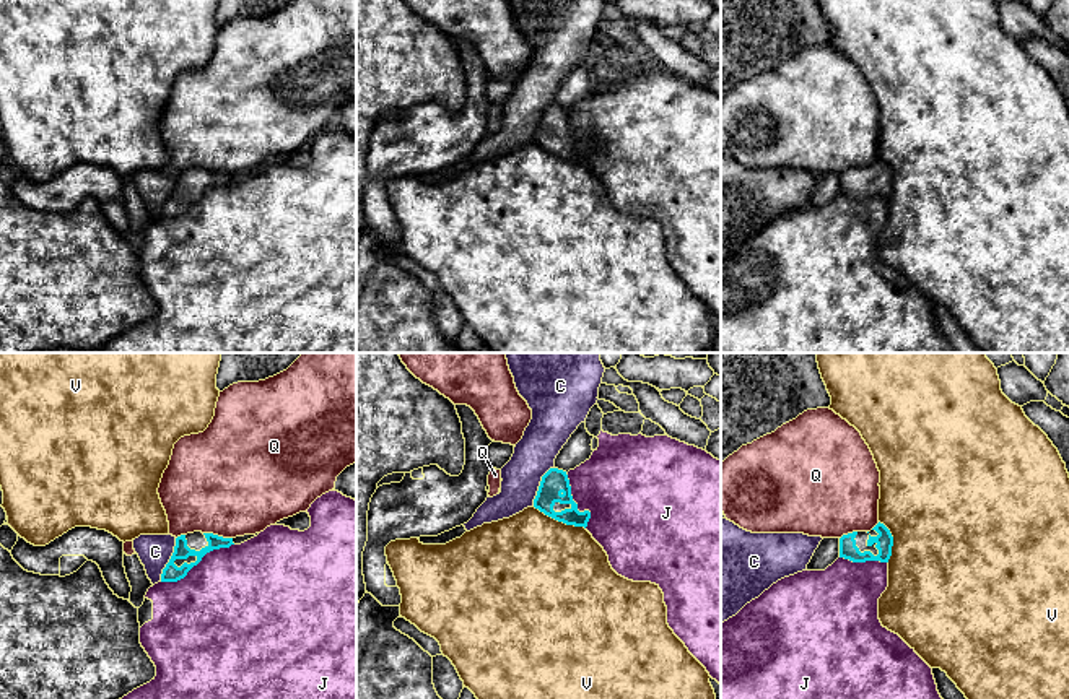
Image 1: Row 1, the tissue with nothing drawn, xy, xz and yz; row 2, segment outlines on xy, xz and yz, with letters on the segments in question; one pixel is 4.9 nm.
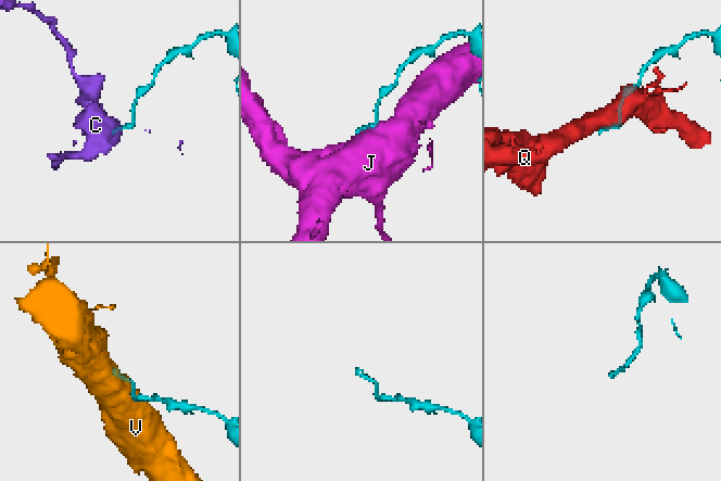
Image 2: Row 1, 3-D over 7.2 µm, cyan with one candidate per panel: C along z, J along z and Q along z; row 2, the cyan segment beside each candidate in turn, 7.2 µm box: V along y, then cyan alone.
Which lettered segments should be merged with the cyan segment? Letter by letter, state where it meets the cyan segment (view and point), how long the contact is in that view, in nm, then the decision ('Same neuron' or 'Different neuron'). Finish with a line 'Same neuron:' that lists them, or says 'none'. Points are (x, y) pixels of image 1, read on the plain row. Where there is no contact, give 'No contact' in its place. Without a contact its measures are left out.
C: Touches cyan at xy (170, 195). Shared border 240 nm. Different neuron
J: Touches cyan at xy (197, 199). Shared border 400 nm. Different neuron
Q: Touches cyan at xy (217, 171). Shared border 150 nm. Different neuron
V: Touches cyan at xz (558, 156). Shared border 280 nm. Different neuron
Same neuron: none

